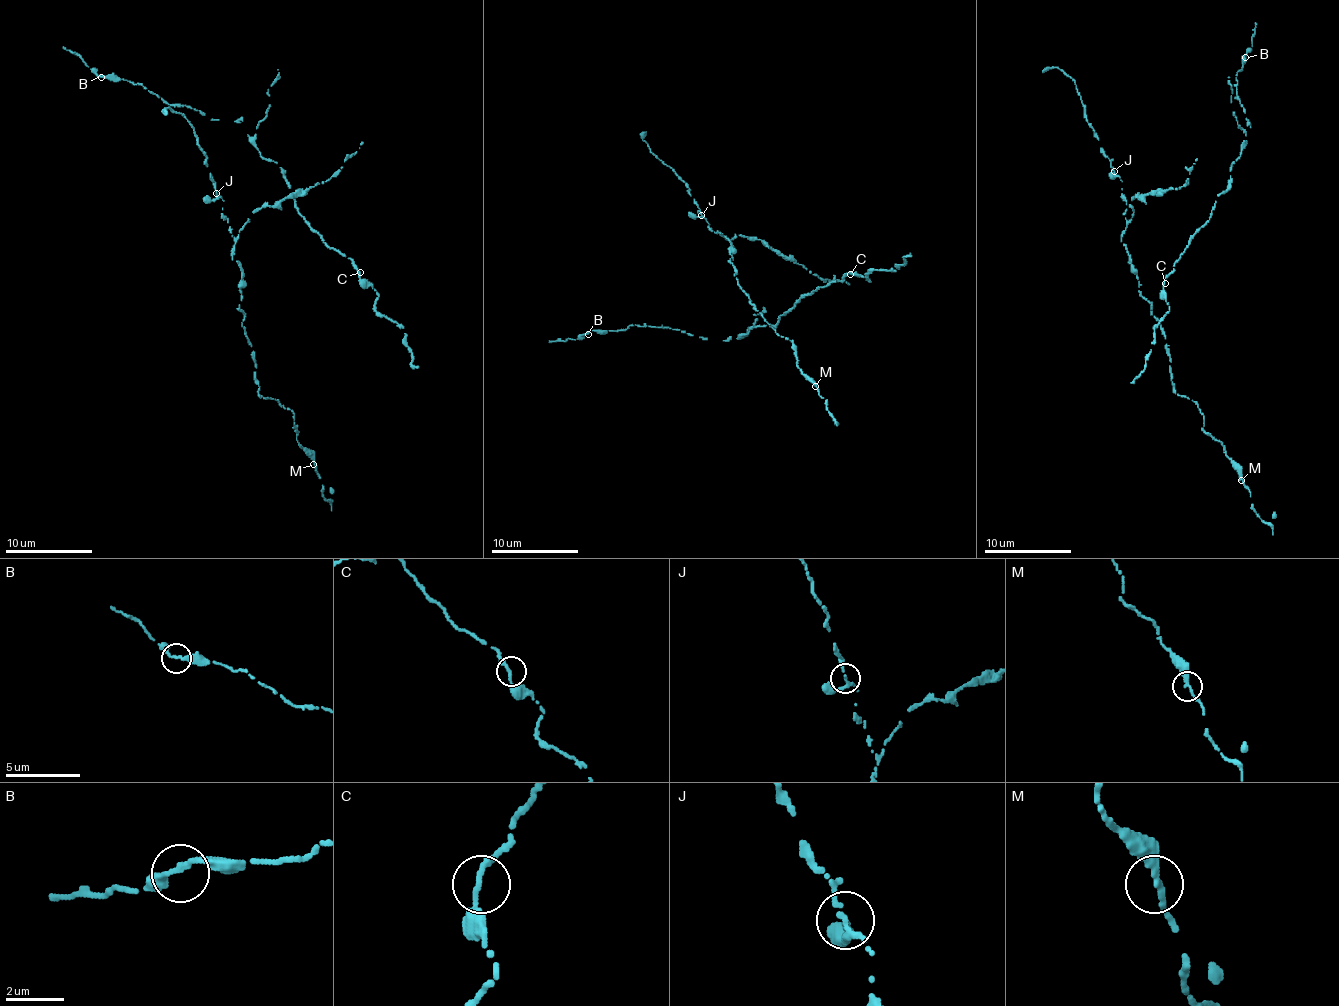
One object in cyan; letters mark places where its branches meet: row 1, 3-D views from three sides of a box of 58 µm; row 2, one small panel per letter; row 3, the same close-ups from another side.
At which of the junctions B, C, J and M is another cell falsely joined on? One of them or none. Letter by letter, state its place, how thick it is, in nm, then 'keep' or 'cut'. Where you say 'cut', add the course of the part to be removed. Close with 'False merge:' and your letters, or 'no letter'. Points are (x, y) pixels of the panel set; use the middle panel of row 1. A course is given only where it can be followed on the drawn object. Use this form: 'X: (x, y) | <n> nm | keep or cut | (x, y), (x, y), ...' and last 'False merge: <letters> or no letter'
B: (588, 334) | 240 nm | keep
C: (850, 274) | 200 nm | keep
J: (701, 215) | 200 nm | keep
M: (815, 386) | 240 nm | keep
False merge: no letter

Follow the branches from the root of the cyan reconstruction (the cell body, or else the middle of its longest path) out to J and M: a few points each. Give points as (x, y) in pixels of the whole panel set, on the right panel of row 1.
J: (1137, 195), (1130, 204), (1134, 216), (1127, 221), (1122, 180), (1113, 171)
M: (1137, 195), (1120, 242), (1138, 292), (1160, 323), (1171, 385), (1201, 408), (1203, 429), (1221, 443), (1241, 480)

